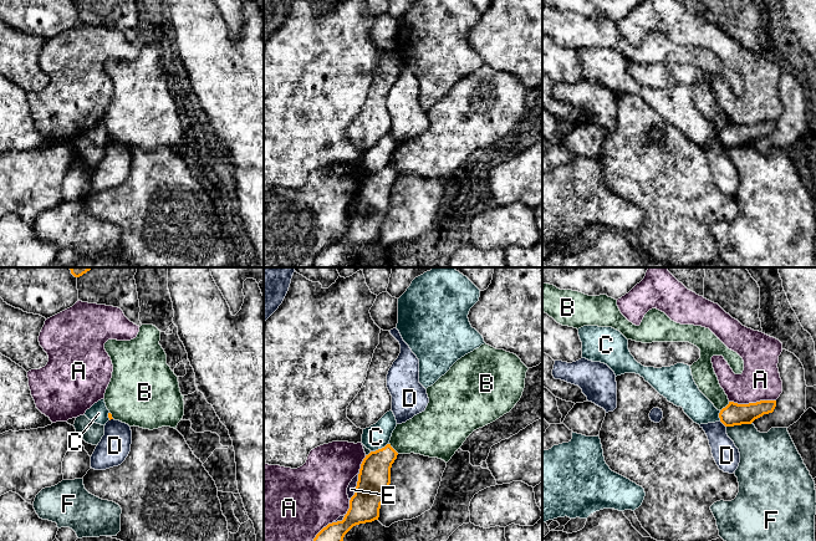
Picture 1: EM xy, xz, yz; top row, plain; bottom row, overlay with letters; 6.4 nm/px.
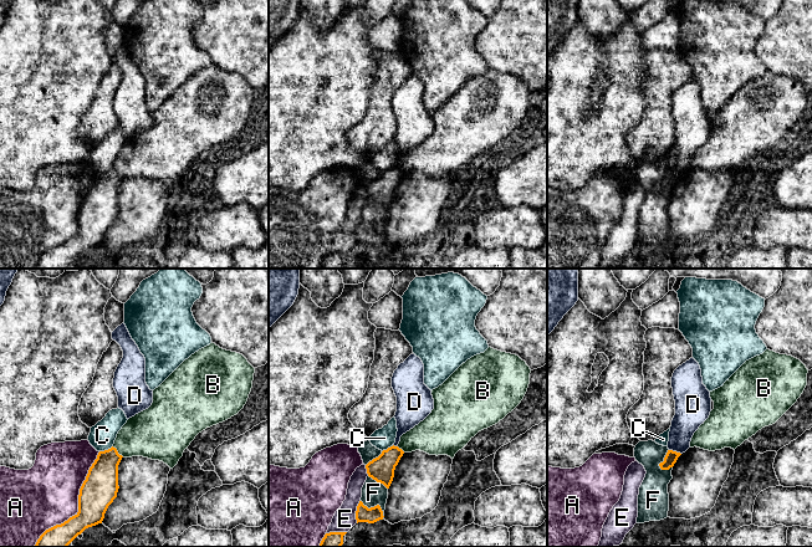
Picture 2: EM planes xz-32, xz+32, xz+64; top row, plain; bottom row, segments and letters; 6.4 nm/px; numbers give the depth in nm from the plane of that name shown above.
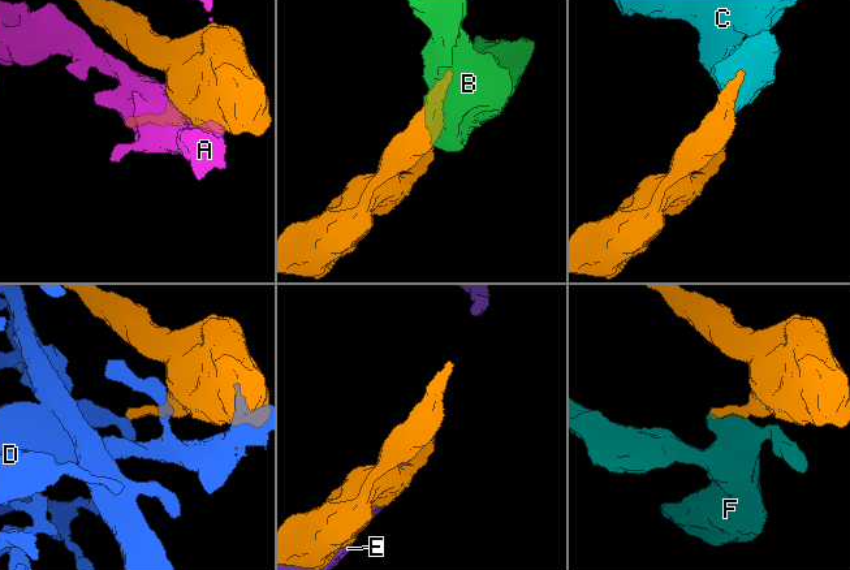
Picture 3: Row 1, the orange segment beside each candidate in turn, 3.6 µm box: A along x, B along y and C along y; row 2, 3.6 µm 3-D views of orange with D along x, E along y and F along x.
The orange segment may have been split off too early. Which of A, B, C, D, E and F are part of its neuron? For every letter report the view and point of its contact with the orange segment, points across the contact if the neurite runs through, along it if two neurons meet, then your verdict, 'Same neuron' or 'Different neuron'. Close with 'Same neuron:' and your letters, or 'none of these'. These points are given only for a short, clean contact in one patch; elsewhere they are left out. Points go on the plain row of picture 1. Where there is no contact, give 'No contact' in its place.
A: Touches orange at yz (751, 124). Different neuron
B: Touches orange at xz (392, 169). Boundary: xz (389, 164), (398, 174). Different neuron
C: Touches orange at xz (380, 171). Boundary: xz (388, 164), (371, 173). Different neuron
D: Touches orange at yz (723, 144). Different neuron
E: Touches orange at xz (356, 208). Different neuron
F: Touches orange at yz (739, 146). Different neuron
Same neuron: none of these

